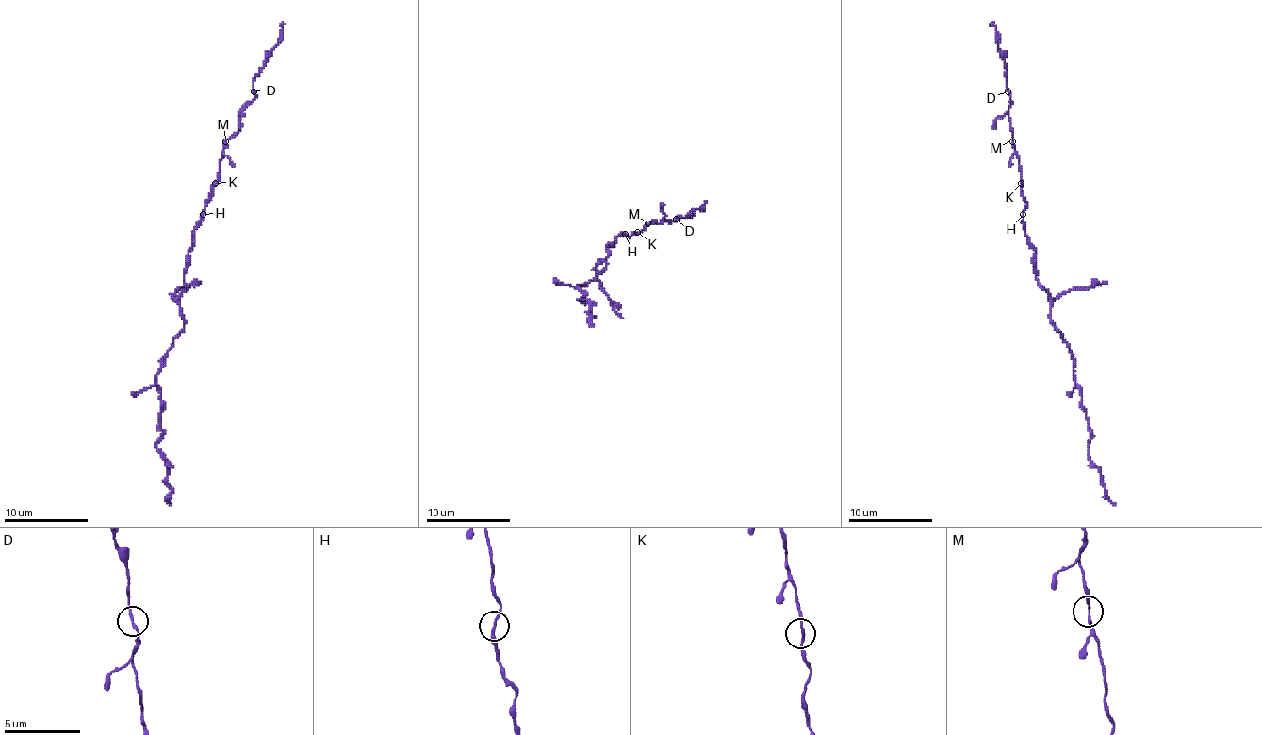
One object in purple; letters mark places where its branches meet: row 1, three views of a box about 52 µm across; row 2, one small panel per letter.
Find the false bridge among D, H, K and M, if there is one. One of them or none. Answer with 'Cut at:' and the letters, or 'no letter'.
Cut at: no letter

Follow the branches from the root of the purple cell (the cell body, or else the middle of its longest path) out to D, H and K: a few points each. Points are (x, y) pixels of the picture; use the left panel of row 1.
D: (188, 262), (194, 227), (217, 181), (223, 145), (238, 130), (240, 111), (254, 97), (253, 90)
H: (188, 262), (194, 227), (203, 214)
K: (188, 262), (194, 227), (215, 183)

